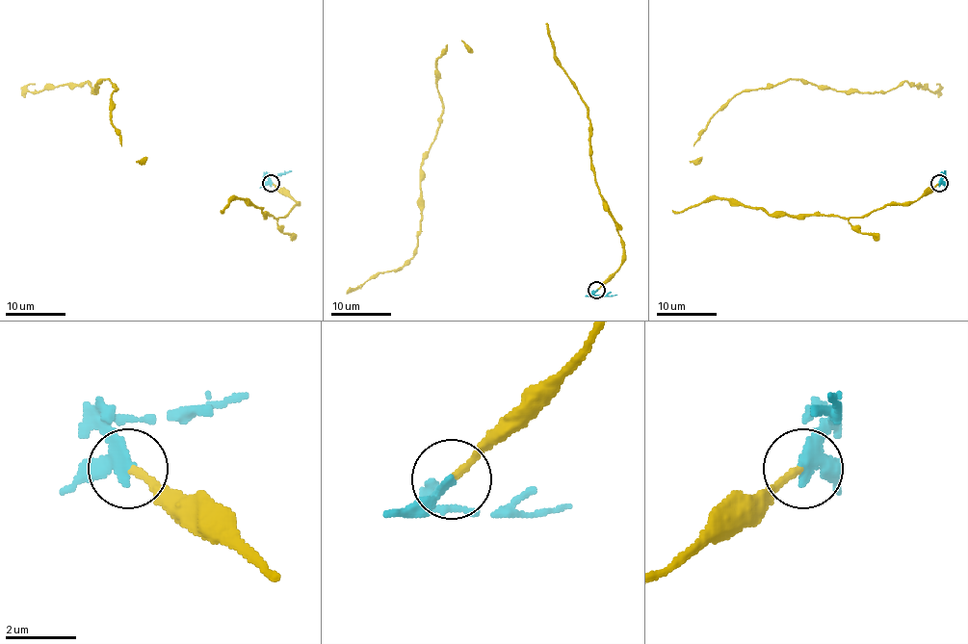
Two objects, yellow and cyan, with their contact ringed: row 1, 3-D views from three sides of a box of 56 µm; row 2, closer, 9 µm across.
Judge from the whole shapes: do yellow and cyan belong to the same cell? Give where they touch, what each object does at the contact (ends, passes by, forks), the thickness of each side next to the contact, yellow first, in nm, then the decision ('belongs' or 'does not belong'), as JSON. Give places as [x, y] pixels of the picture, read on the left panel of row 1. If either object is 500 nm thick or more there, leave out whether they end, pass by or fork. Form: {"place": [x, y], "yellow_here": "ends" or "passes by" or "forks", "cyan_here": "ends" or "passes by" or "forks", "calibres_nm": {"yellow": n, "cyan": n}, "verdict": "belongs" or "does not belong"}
{"place": [271, 183], "yellow_here": "ends", "cyan_here": "passes by", "calibres_nm": {"yellow": 190, "cyan": 280}, "verdict": "does not belong"}

